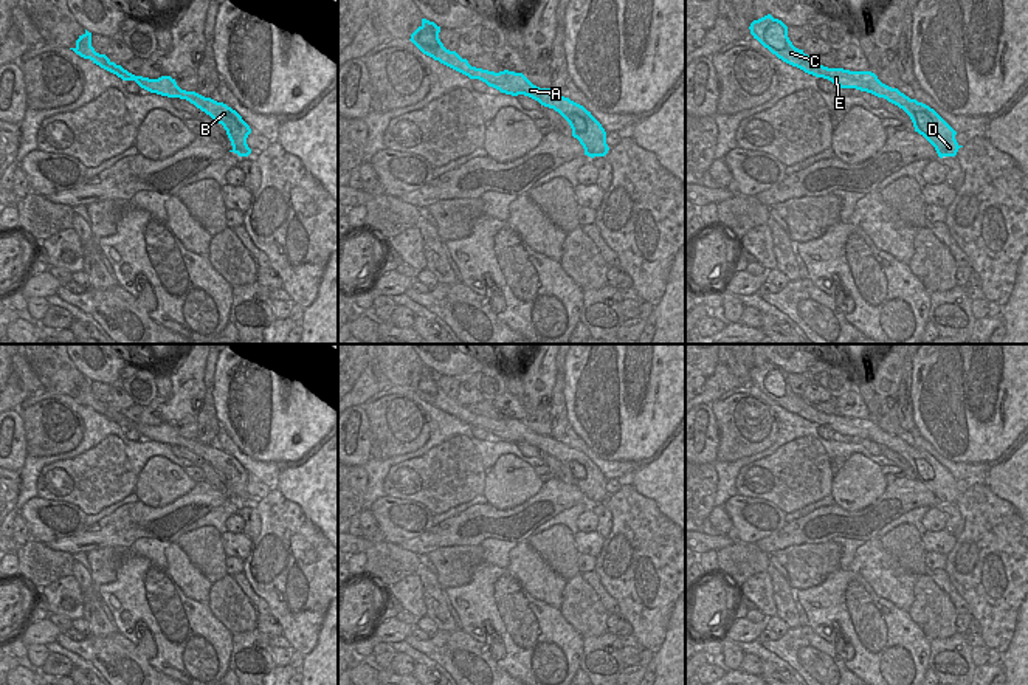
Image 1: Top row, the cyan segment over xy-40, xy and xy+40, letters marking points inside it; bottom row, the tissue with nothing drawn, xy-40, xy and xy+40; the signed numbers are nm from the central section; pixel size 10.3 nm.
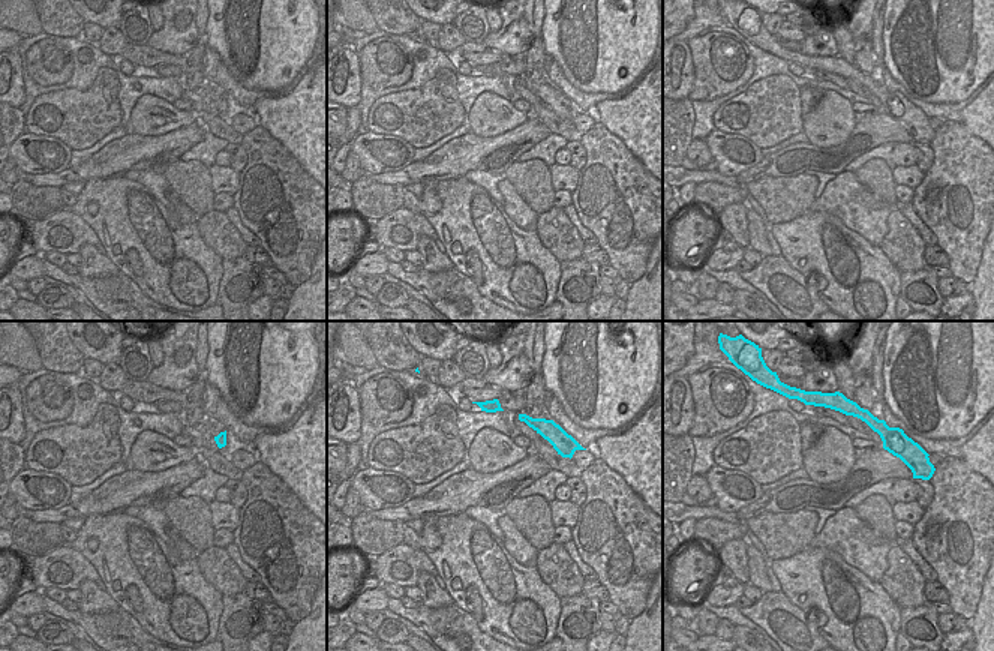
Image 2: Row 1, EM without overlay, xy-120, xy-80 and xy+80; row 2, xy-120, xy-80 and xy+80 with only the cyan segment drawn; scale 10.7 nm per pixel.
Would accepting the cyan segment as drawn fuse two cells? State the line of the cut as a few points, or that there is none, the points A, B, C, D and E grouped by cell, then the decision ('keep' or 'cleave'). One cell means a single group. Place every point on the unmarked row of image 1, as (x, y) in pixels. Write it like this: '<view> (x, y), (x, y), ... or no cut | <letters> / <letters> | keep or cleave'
no cut | A B C D E | keep

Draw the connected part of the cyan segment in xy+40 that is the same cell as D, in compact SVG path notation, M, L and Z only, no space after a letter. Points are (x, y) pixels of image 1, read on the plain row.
M771 361L754 367L749 377L754 386L783 409L816 425L828 426L840 435L867 439L902 456L910 463L915 479L935 494L940 505L955 504L958 496L963 494L955 487L957 479L933 456L910 446L898 435L882 431L874 420L828 415L816 411L811 403L792 392L788 384L788 373Z

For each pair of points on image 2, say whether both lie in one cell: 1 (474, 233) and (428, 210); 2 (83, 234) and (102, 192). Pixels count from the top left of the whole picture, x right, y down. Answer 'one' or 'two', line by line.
1: two
2: two

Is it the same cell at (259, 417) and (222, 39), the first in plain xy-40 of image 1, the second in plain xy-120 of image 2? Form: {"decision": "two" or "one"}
{"decision": "one"}

